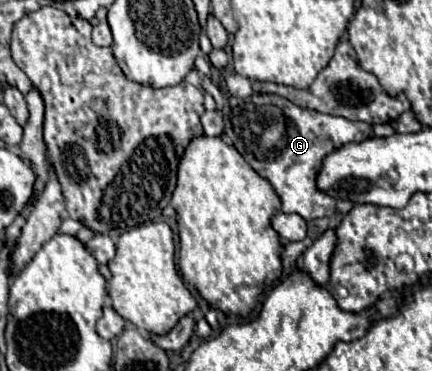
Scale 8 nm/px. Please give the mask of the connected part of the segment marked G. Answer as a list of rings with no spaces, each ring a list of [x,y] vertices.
[[[254,92],[248,98],[230,96],[222,108],[224,136],[244,156],[244,160],[266,178],[282,200],[282,212],[300,214],[304,220],[336,214],[336,198],[316,186],[316,176],[328,154],[350,142],[372,138],[372,126],[352,122],[340,116],[328,116],[314,110],[288,104],[278,94]]]

